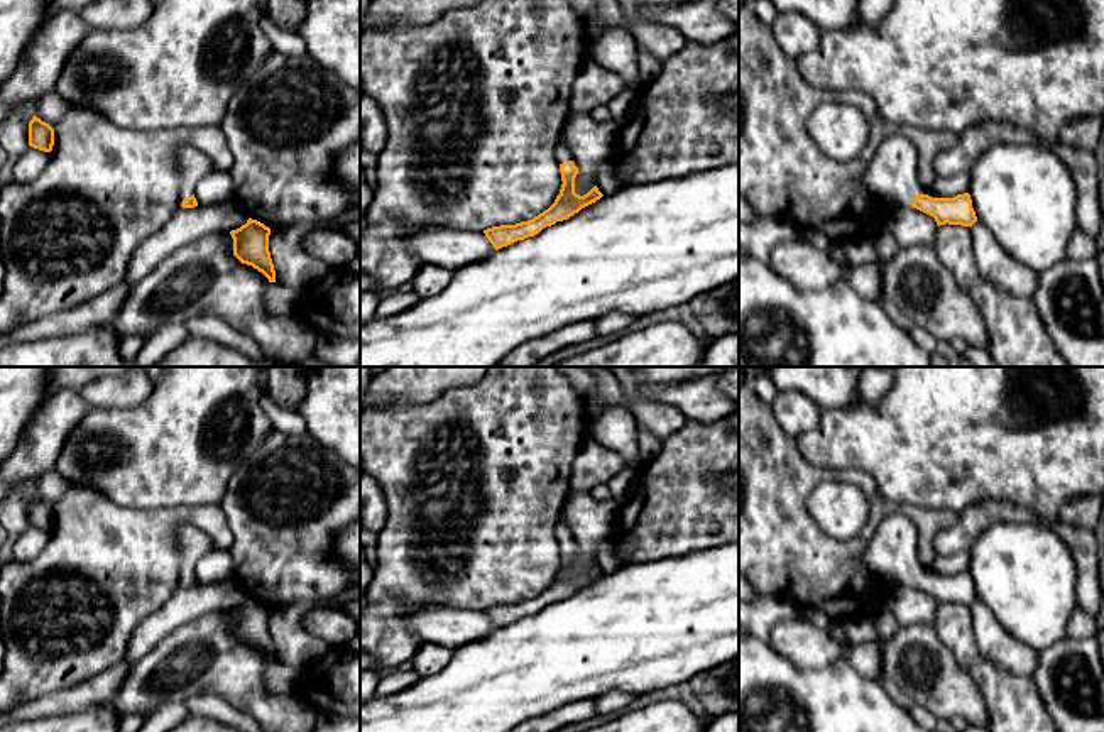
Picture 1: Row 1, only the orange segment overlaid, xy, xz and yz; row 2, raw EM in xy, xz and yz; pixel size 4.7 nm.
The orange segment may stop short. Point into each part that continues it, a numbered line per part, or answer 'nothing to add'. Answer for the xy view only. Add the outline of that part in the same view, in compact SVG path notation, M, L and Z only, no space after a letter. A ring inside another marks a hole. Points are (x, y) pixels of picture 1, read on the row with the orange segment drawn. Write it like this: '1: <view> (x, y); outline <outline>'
1: xy (191, 166); outline M181 145L176 150L176 174L179 178L179 198L194 194L196 184L213 172L211 159L193 145Z

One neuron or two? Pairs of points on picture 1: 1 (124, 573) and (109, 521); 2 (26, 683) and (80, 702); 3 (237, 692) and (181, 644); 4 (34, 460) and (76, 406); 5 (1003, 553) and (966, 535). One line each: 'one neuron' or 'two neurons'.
1: one neuron
2: two neurons
3: one neuron
4: one neuron
5: two neurons

